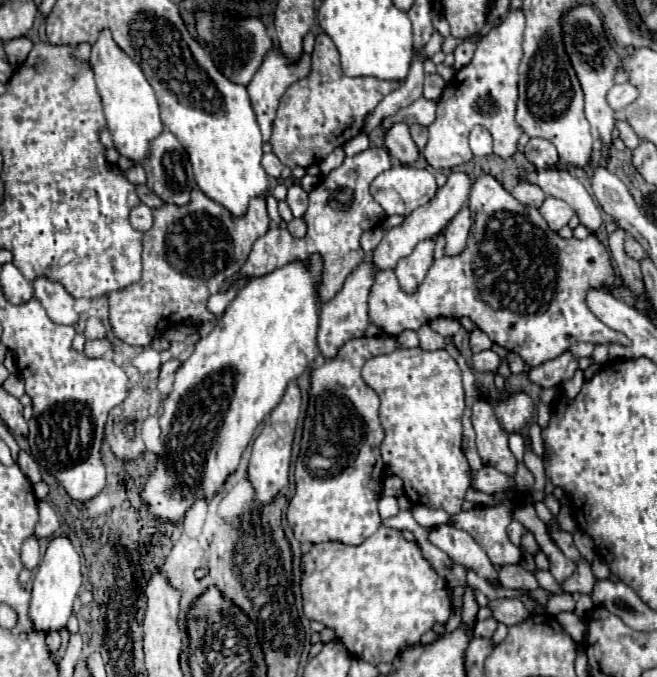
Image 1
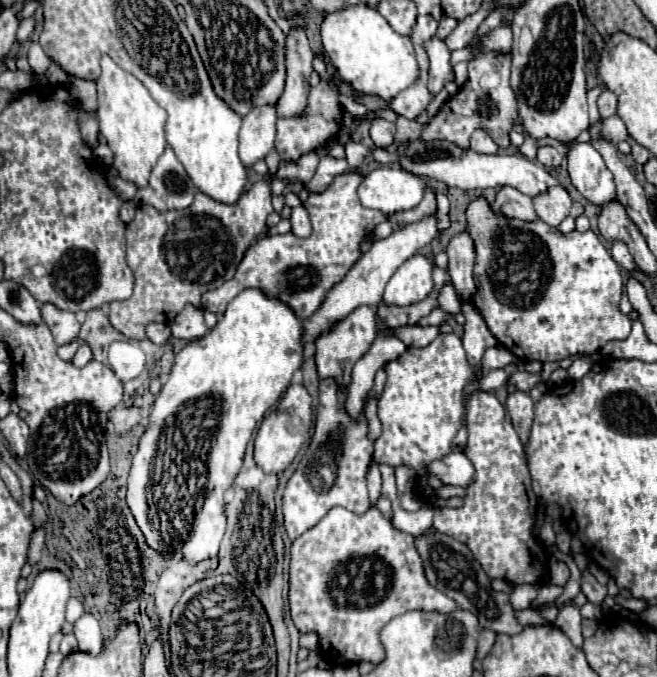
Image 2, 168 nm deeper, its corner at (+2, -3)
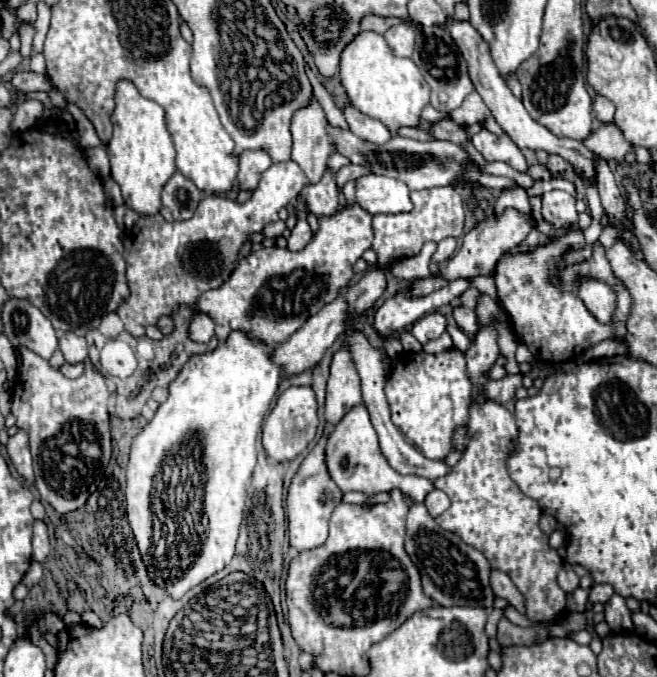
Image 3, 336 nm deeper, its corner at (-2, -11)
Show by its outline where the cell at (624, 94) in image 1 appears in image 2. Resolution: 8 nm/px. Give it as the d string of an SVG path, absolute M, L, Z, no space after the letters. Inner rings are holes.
M604 91L604 93L598 97L598 109L600 109L600 115L602 115L604 119L616 115L616 105L618 105L618 95L614 95L612 91Z

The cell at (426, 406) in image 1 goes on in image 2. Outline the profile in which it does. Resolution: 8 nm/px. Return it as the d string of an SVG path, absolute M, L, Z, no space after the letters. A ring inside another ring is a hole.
M440 333L428 347L406 349L398 359L388 361L384 365L386 385L384 385L384 391L378 399L378 419L382 423L382 435L374 443L376 463L384 463L384 465L390 465L390 467L406 465L406 467L414 469L416 479L418 479L416 481L416 493L424 495L424 499L428 503L434 503L438 499L438 491L444 483L438 477L434 477L432 473L428 473L428 465L436 459L446 457L452 451L450 449L452 439L458 433L458 429L462 427L462 389L464 389L464 385L474 381L474 379L486 377L494 369L504 369L512 359L514 359L514 355L508 349L492 347L484 353L480 367L476 369L474 365L468 363L462 341L454 333L450 333L450 335Z

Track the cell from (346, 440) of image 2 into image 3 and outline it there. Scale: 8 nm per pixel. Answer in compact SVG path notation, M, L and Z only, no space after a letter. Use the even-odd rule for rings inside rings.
M326 435L318 441L318 445L308 453L308 457L302 461L298 467L290 487L288 487L288 497L286 497L286 517L288 517L288 537L290 537L290 547L296 551L306 551L320 547L326 537L328 537L328 519L334 511L334 507L342 499L342 491L336 487L332 481L326 463L324 463L324 445L326 445Z

